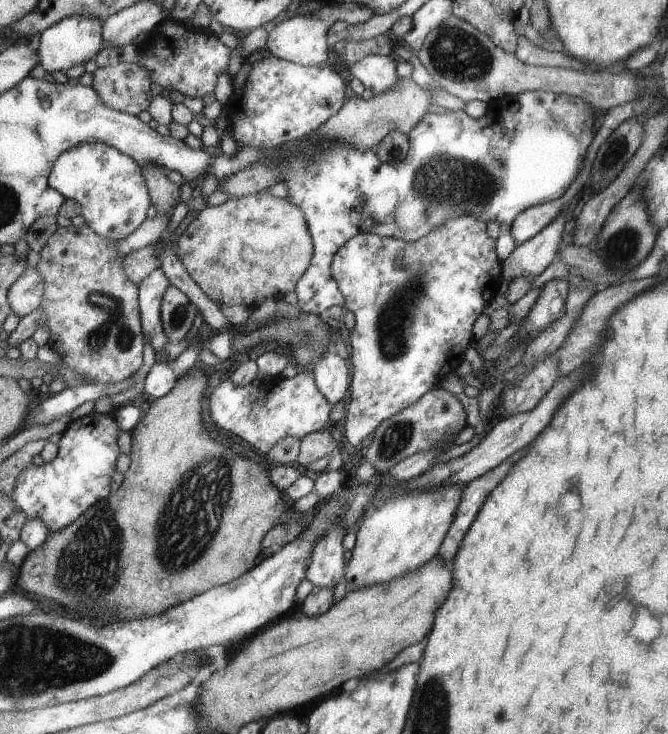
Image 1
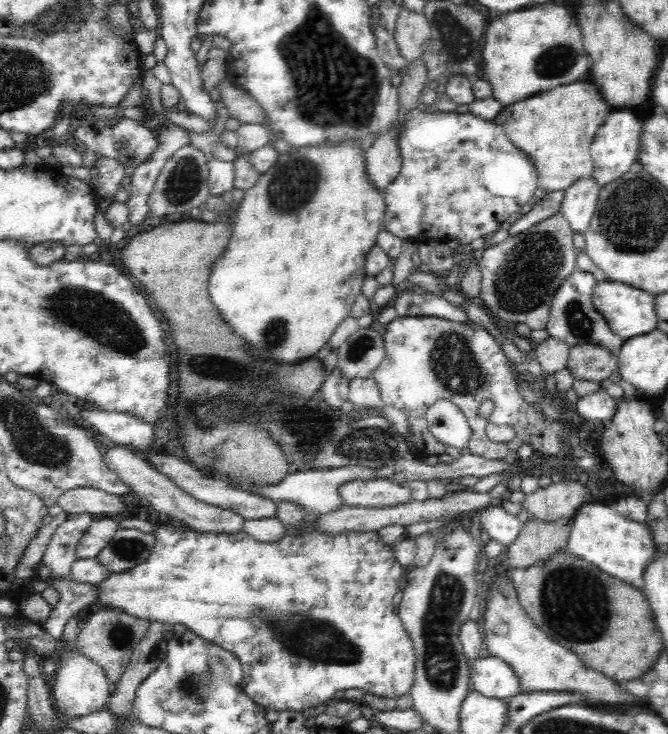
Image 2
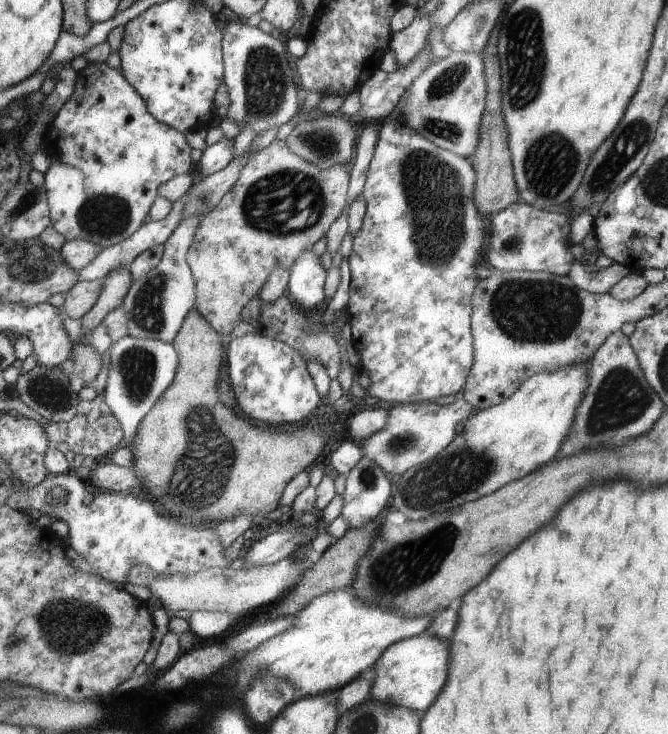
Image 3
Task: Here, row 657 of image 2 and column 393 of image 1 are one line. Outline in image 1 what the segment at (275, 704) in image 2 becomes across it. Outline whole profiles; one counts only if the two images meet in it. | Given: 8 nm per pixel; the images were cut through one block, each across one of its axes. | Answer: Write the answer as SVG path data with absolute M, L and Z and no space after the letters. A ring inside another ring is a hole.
M455 216L451 220L445 220L439 228L433 228L427 236L422 236L419 240L405 241L396 238L380 237L373 233L359 233L352 236L339 251L333 255L331 262L331 273L333 280L336 280L337 288L344 296L344 310L349 310L355 319L353 329L345 332L349 340L349 360L351 360L350 385L349 385L349 404L346 404L347 412L344 418L344 437L343 441L351 444L354 450L359 449L361 440L375 430L376 426L399 412L402 408L416 402L421 394L425 394L431 389L431 384L439 382L445 374L453 373L453 370L461 364L463 360L463 350L471 340L471 324L484 310L485 304L495 297L495 292L501 284L501 266L495 254L495 240L489 236L485 221L477 220L476 216Z

